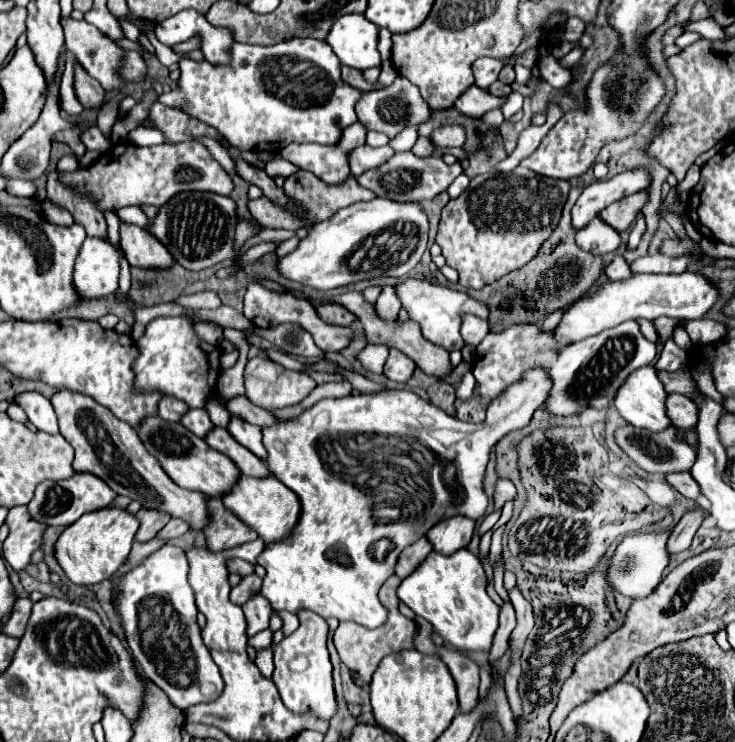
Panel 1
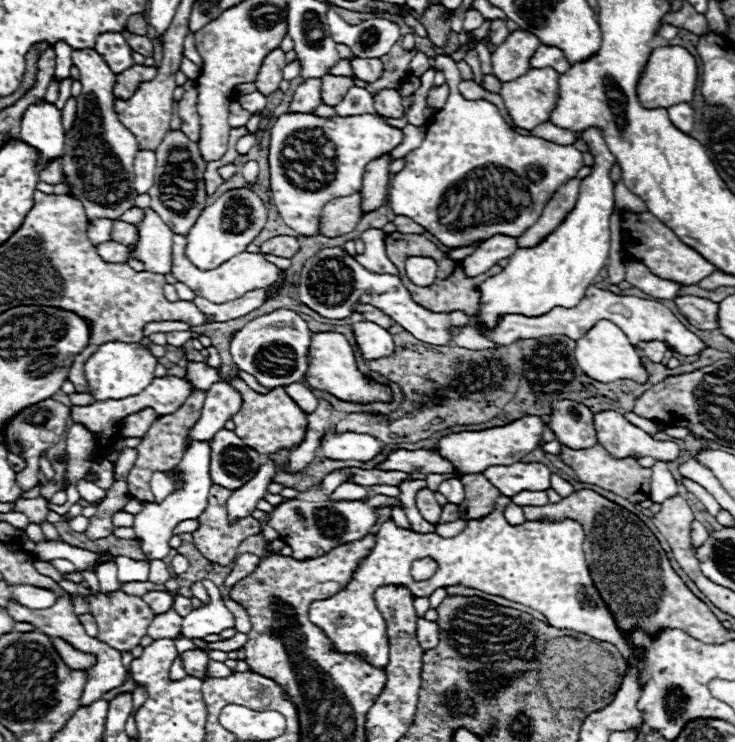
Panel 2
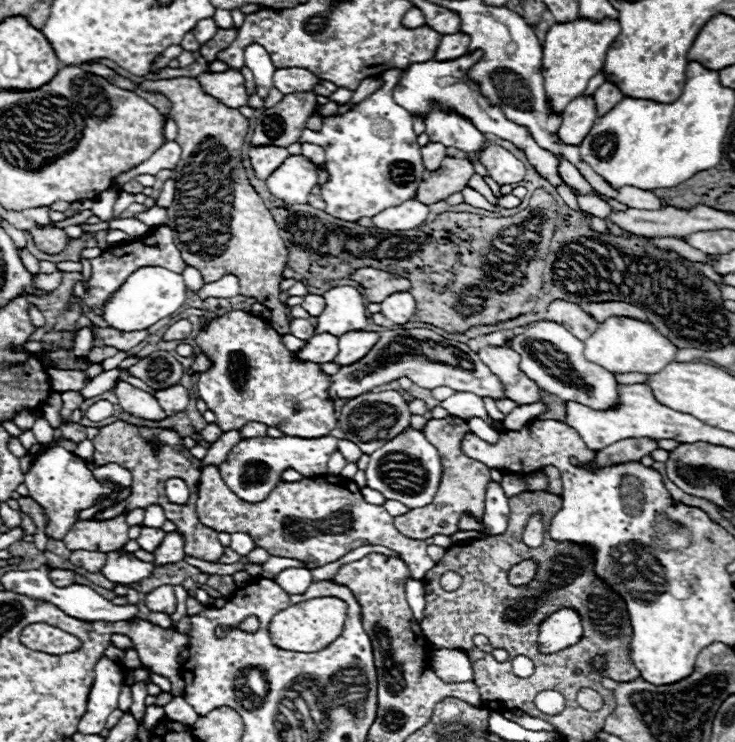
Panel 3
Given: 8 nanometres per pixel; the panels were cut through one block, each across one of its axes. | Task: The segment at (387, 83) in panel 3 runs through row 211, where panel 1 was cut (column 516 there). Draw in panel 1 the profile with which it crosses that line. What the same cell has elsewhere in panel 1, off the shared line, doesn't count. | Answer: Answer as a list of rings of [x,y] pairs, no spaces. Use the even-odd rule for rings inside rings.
[[[634,320],[622,322],[614,328],[608,328],[596,336],[584,338],[580,342],[574,342],[570,348],[566,346],[557,347],[554,337],[554,329],[544,330],[541,324],[516,324],[510,326],[502,332],[490,332],[480,346],[476,348],[476,366],[472,368],[472,374],[476,378],[476,394],[480,394],[486,400],[494,400],[498,398],[508,386],[512,386],[514,382],[522,380],[522,374],[526,370],[532,368],[542,368],[550,380],[552,380],[552,388],[544,400],[544,404],[540,406],[542,410],[554,414],[554,416],[570,416],[570,414],[580,414],[586,408],[596,408],[596,410],[606,410],[612,406],[616,392],[620,390],[620,386],[626,382],[626,378],[642,366],[652,364],[654,356],[656,356],[656,344],[652,344],[650,340],[646,340],[638,328],[638,324]]]

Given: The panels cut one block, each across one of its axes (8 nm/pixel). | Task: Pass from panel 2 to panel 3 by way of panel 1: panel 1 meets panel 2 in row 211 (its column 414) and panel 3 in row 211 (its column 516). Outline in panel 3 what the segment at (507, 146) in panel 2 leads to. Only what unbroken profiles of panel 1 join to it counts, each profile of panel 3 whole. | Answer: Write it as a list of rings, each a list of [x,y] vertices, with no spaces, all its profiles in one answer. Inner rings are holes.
[[[408,200],[400,206],[392,206],[372,216],[374,228],[382,230],[412,230],[420,228],[426,222],[429,208],[417,200]]]

